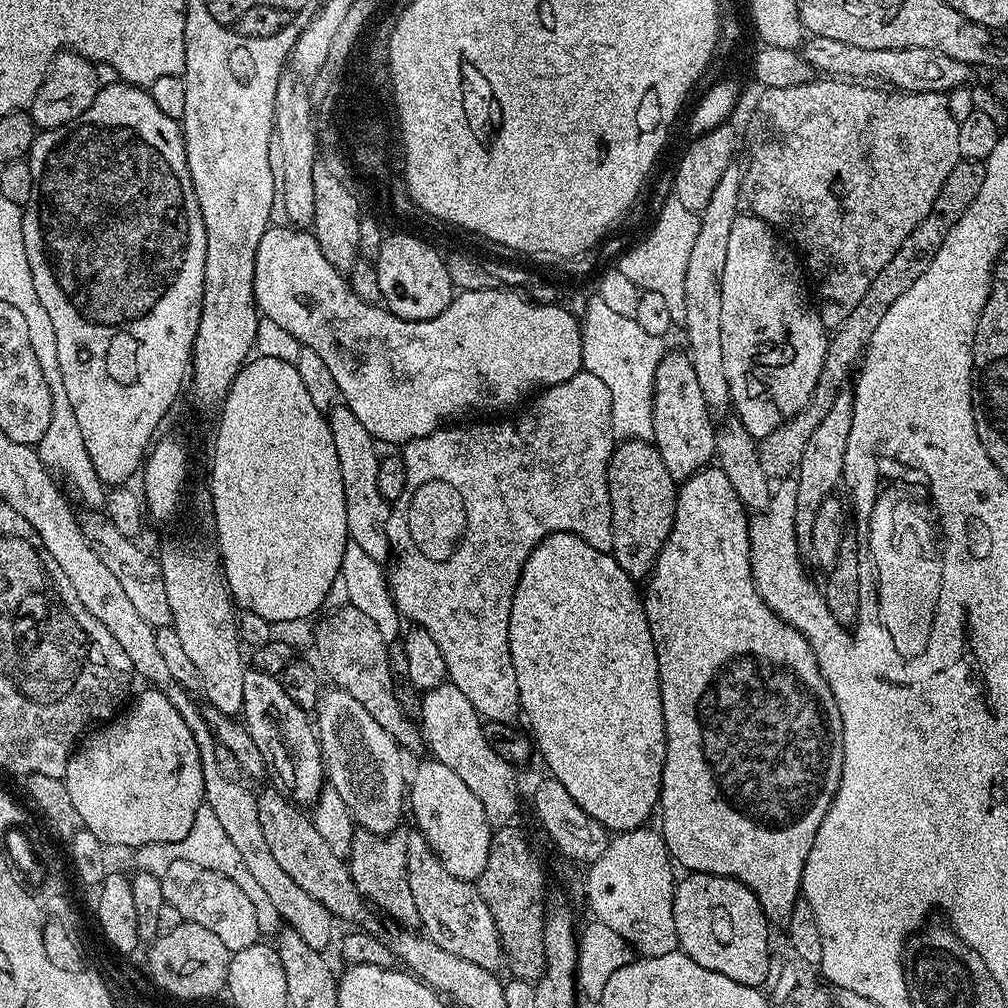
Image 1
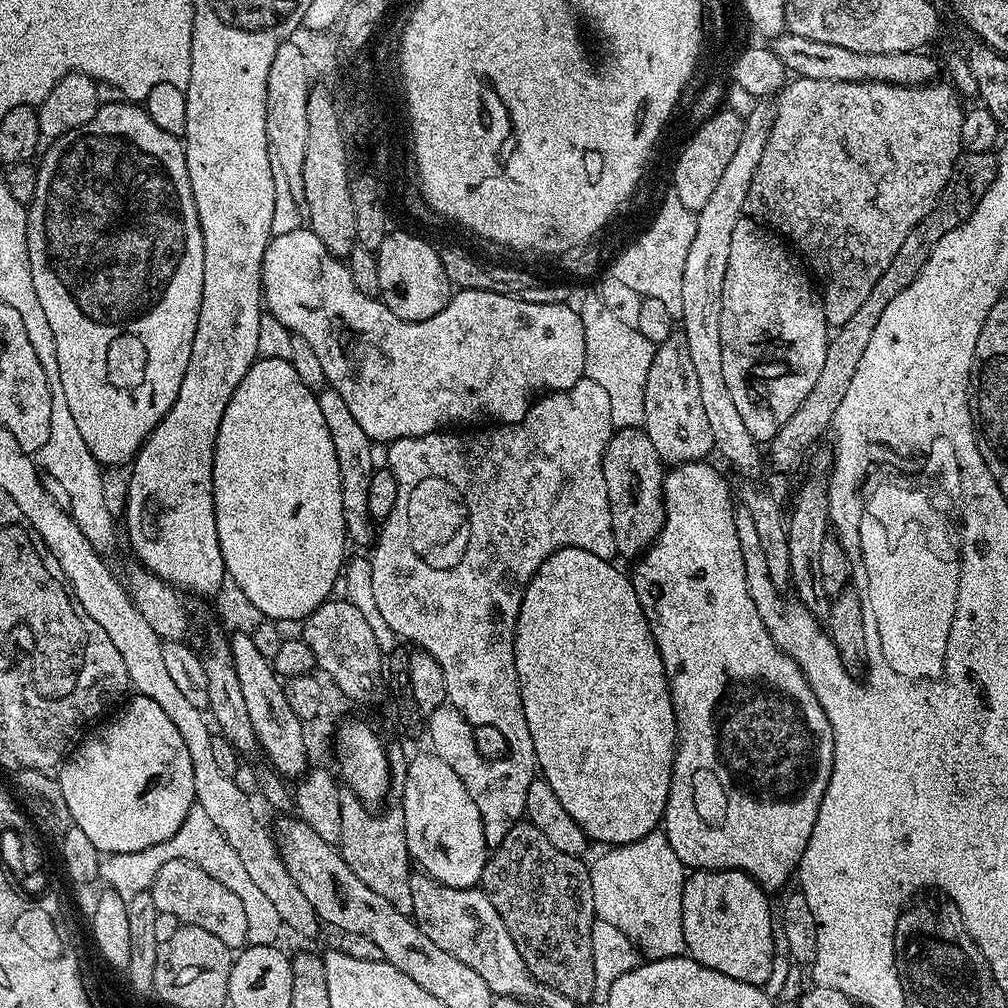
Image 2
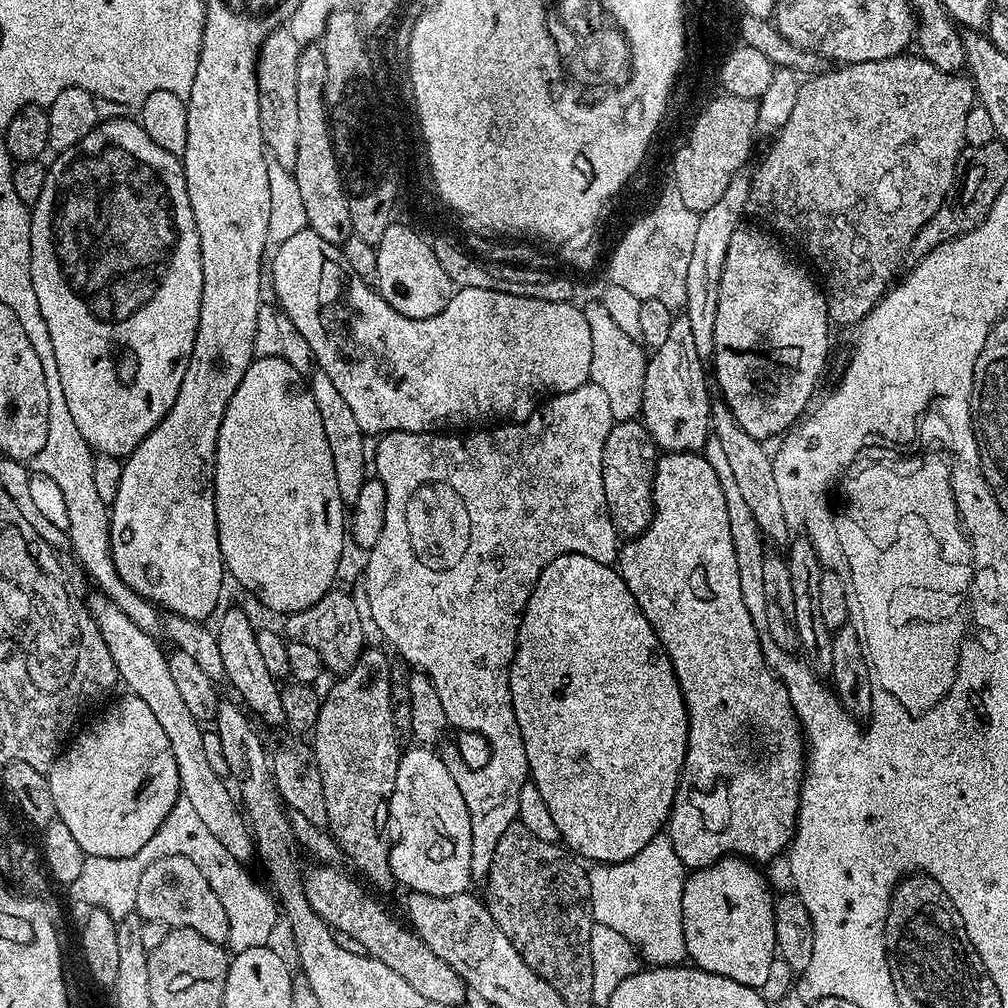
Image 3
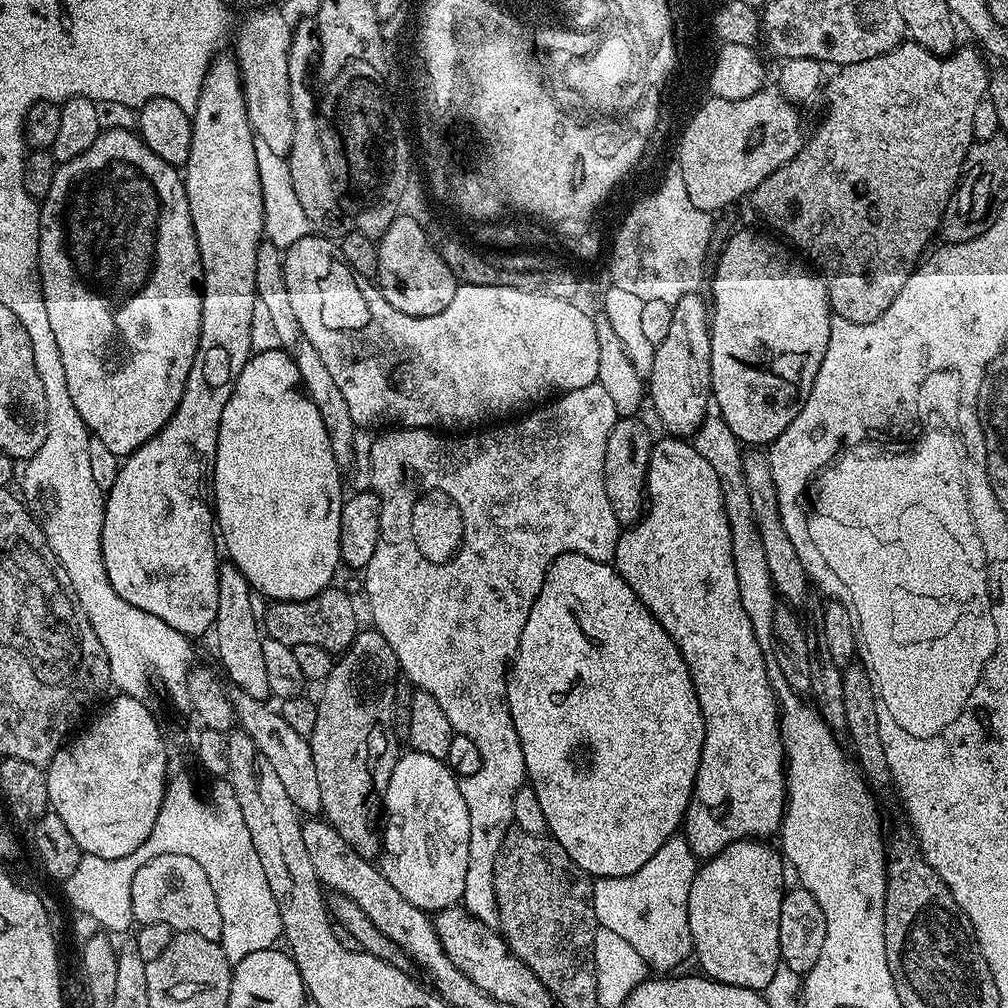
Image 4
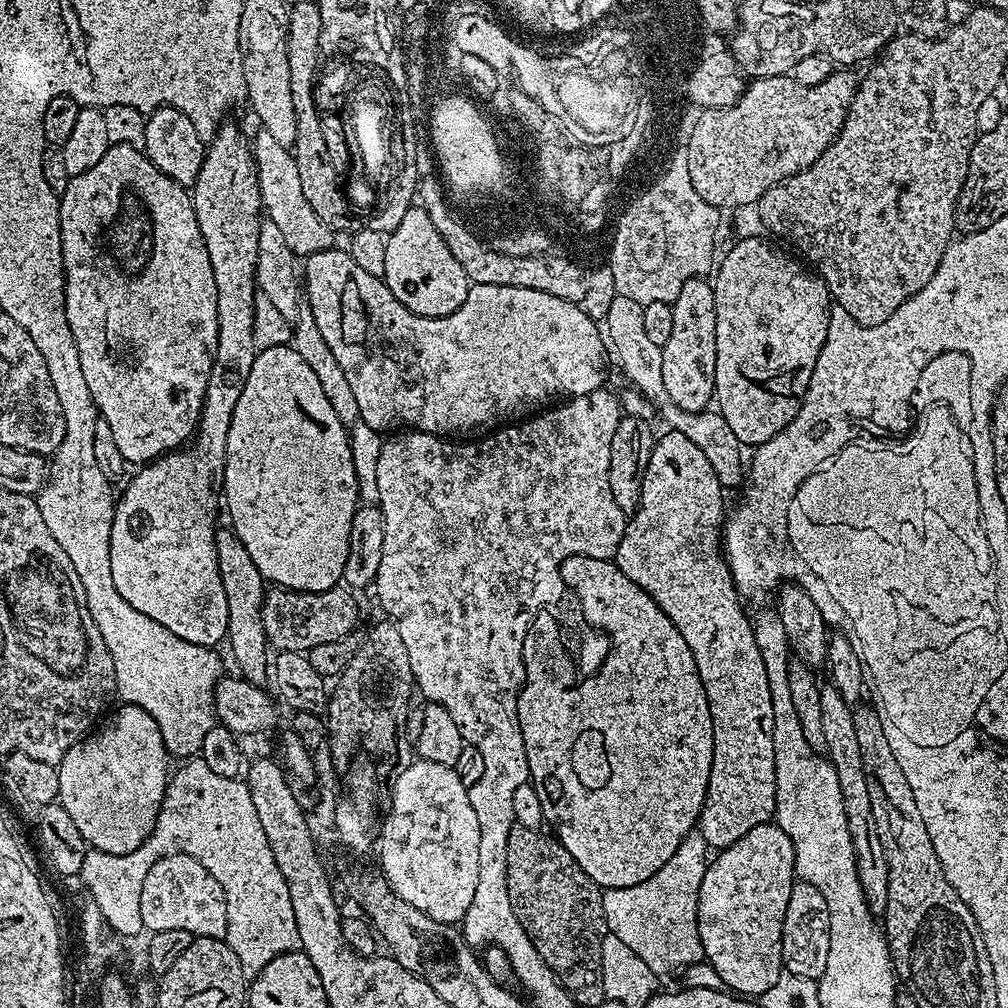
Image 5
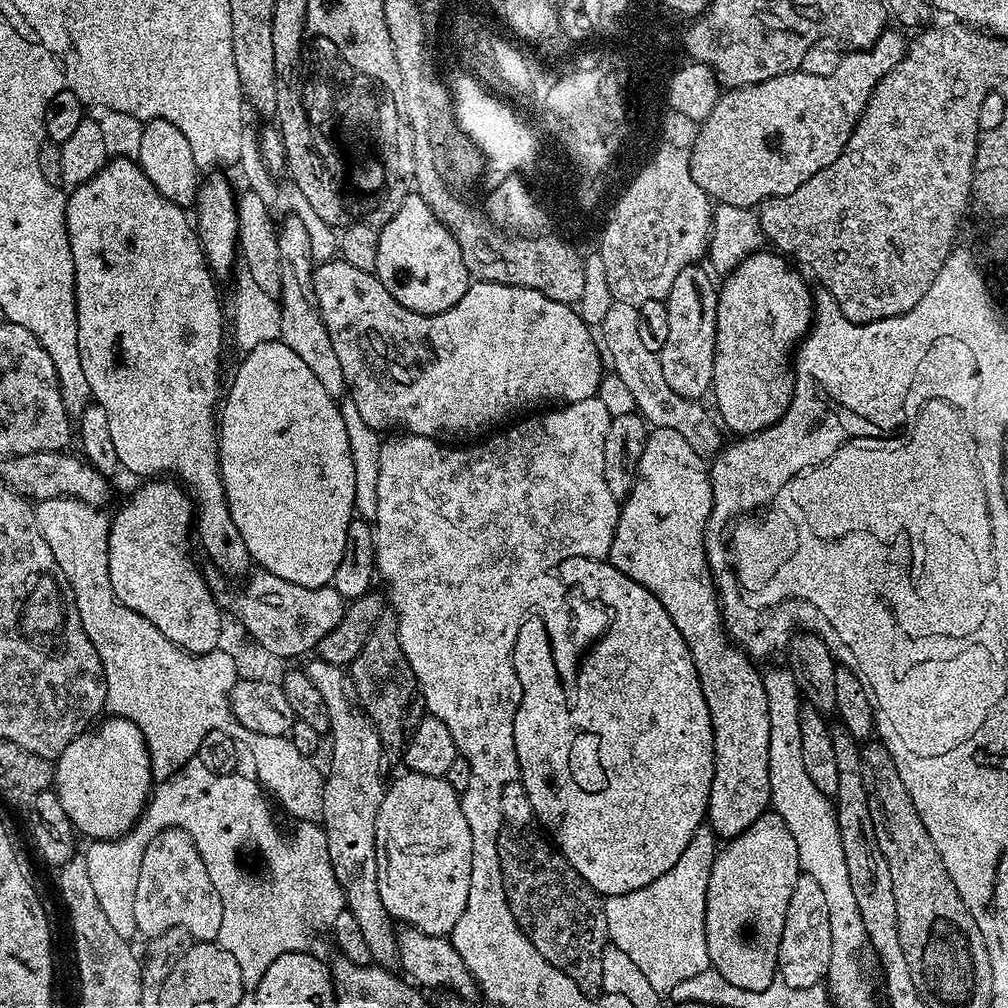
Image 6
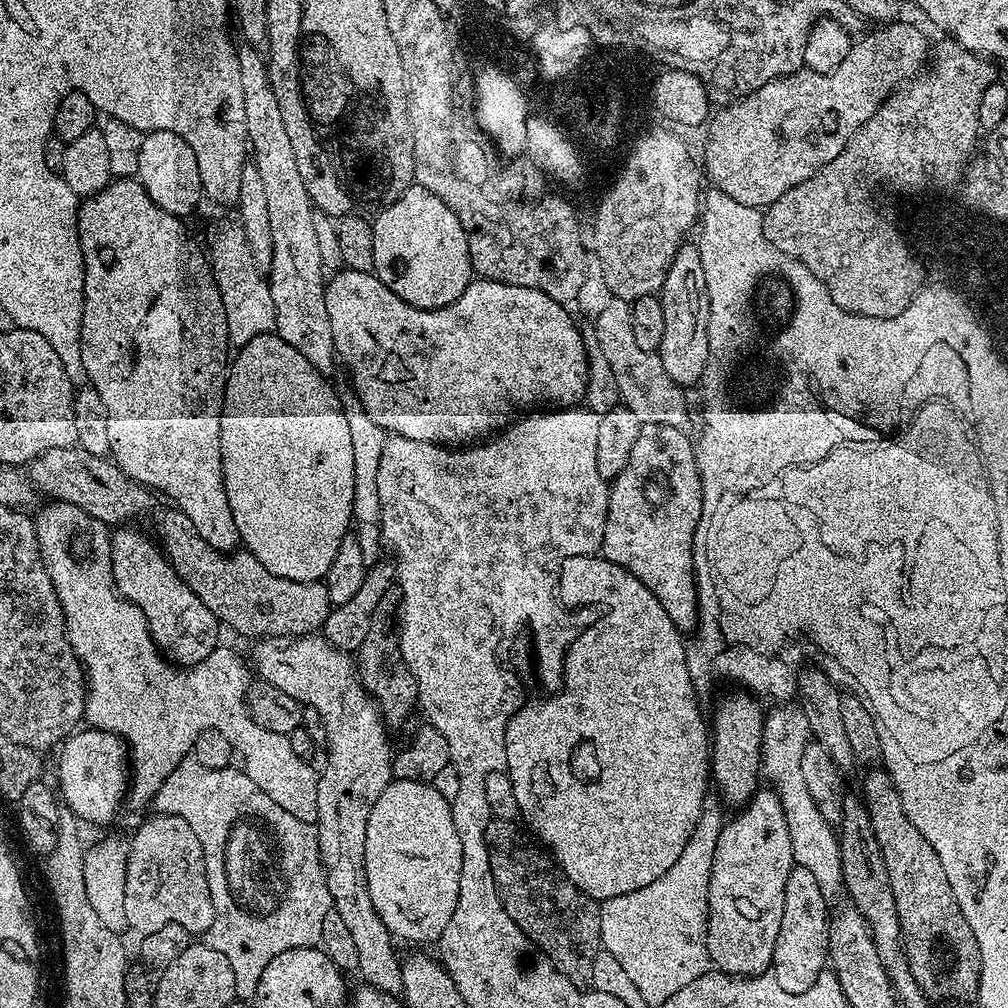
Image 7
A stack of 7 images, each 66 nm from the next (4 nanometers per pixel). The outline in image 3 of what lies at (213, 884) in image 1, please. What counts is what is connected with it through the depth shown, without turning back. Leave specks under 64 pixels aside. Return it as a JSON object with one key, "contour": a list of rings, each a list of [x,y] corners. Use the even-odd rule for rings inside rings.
{"contour":[[[167,856],[154,862],[143,874],[138,884],[136,912],[145,921],[168,922],[173,928],[189,928],[202,938],[221,946],[227,945],[230,922],[218,894],[214,894],[212,884],[198,870],[194,860],[188,857]]]}

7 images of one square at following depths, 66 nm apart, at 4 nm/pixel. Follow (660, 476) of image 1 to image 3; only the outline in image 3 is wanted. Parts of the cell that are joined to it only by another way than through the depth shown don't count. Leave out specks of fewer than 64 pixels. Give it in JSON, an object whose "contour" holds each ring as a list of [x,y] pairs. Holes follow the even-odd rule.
{"contour":[[[639,419],[622,420],[613,423],[610,434],[606,438],[606,450],[602,450],[602,486],[606,486],[606,502],[612,515],[612,521],[621,537],[640,536],[652,521],[656,507],[652,501],[652,483],[656,477],[656,461],[658,449],[652,441],[648,428]]]}

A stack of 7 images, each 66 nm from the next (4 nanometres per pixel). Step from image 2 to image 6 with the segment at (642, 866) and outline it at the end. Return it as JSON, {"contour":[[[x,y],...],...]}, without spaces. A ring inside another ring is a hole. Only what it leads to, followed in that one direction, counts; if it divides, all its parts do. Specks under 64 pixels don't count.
{"contour":[[[701,826],[690,838],[686,850],[682,850],[682,858],[678,858],[662,878],[654,878],[654,882],[630,894],[609,896],[603,901],[607,939],[638,966],[656,994],[668,994],[678,982],[710,967],[704,910],[708,875],[717,851],[716,833],[711,827]]]}

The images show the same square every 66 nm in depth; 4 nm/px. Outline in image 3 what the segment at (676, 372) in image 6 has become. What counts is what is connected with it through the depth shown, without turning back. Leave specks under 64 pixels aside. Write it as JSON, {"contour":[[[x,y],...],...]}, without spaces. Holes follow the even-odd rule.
{"contour":[[[687,314],[675,317],[667,341],[648,356],[646,382],[642,390],[642,422],[657,449],[664,452],[700,452],[712,432],[713,401],[708,400],[705,361],[694,343],[694,329]]]}

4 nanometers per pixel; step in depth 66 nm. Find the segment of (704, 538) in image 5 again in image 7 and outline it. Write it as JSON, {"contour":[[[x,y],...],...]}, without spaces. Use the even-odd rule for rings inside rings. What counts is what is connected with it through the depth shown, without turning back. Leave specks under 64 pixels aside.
{"contour":[[[641,424],[638,442],[630,450],[630,459],[622,466],[622,474],[611,481],[608,489],[608,513],[604,541],[600,547],[604,559],[625,568],[670,614],[670,622],[682,634],[696,624],[696,569],[692,566],[692,543],[702,518],[702,482],[696,465],[696,449],[683,428]],[[736,690],[733,696],[728,696],[716,708],[716,713],[710,716],[710,776],[714,788],[720,791],[720,796],[728,804],[743,806],[756,795],[760,776],[762,777],[762,745],[764,742],[765,709],[760,709],[761,701]]]}

